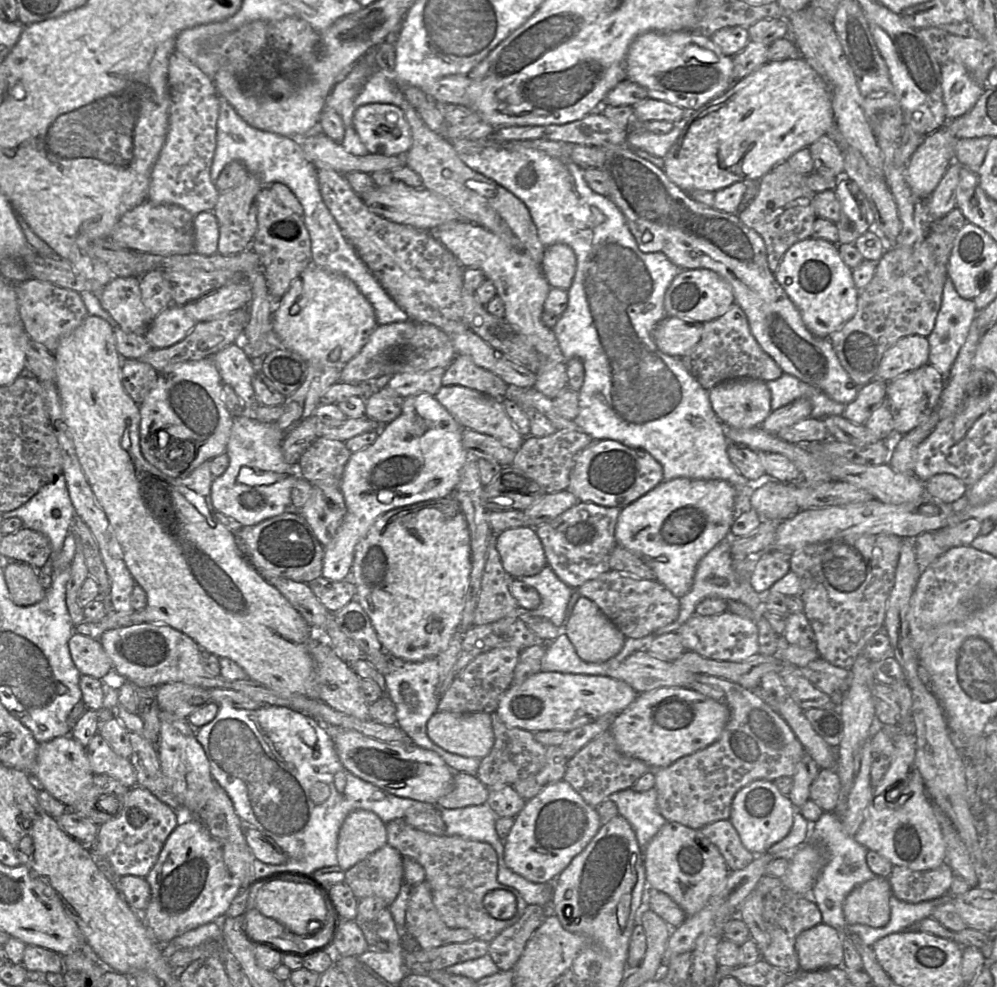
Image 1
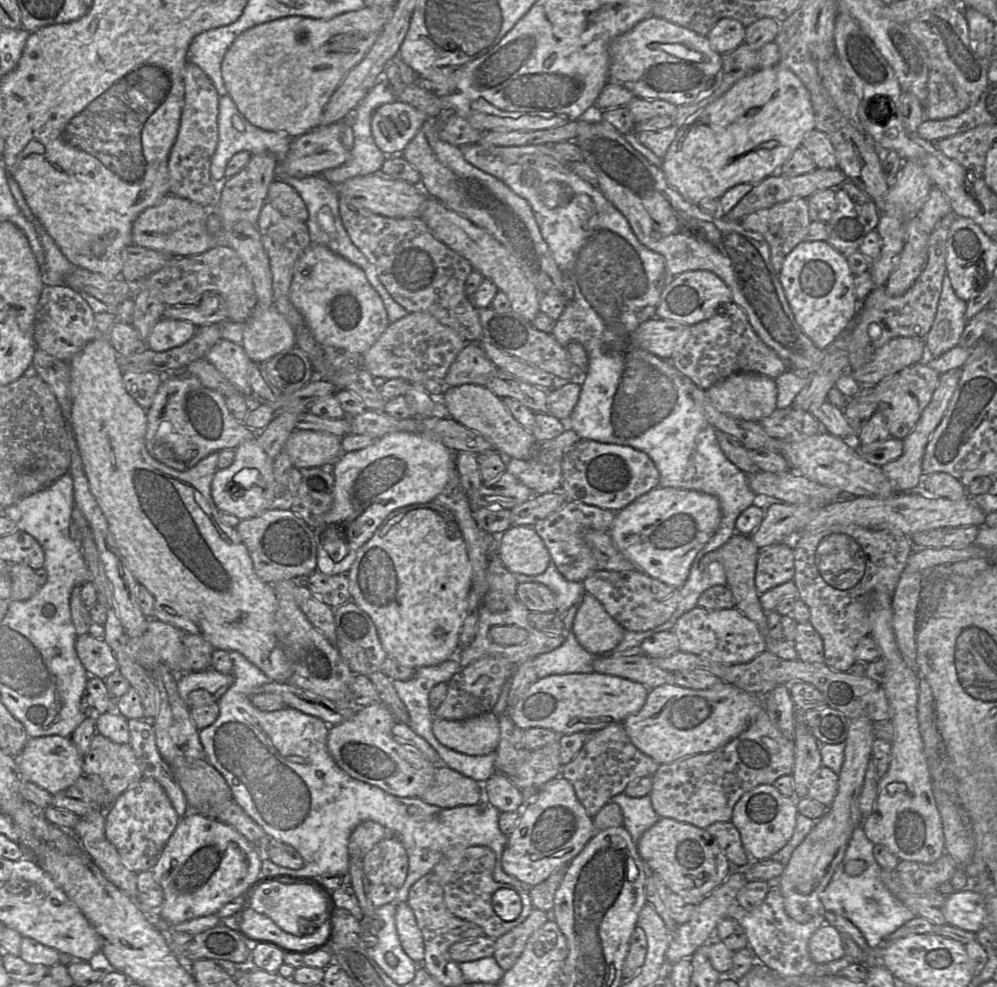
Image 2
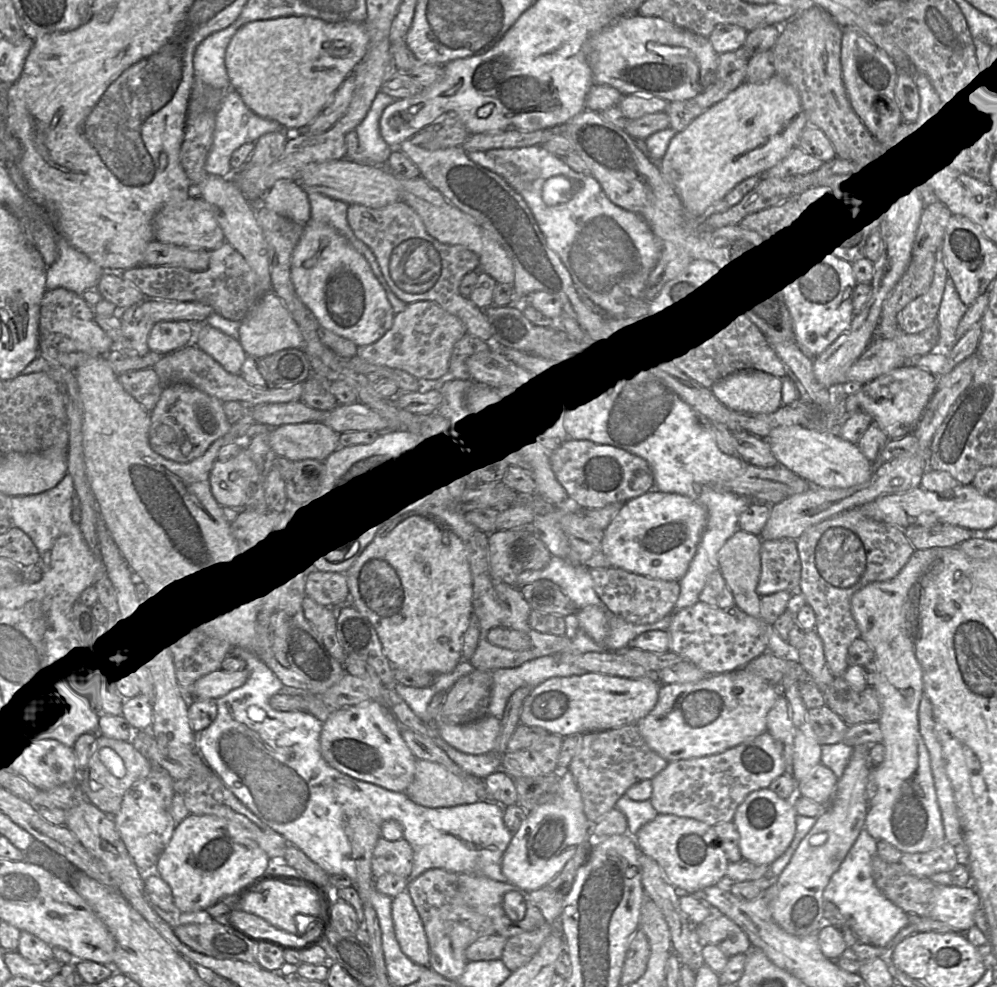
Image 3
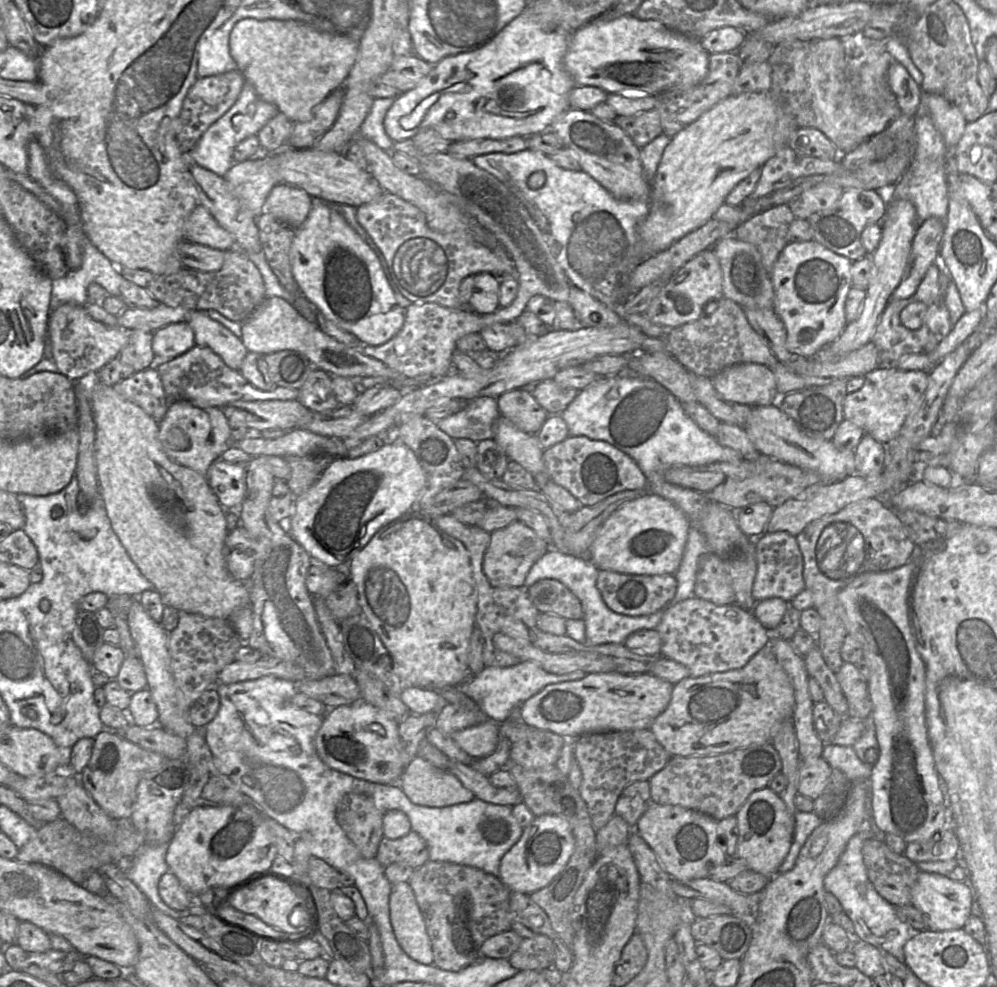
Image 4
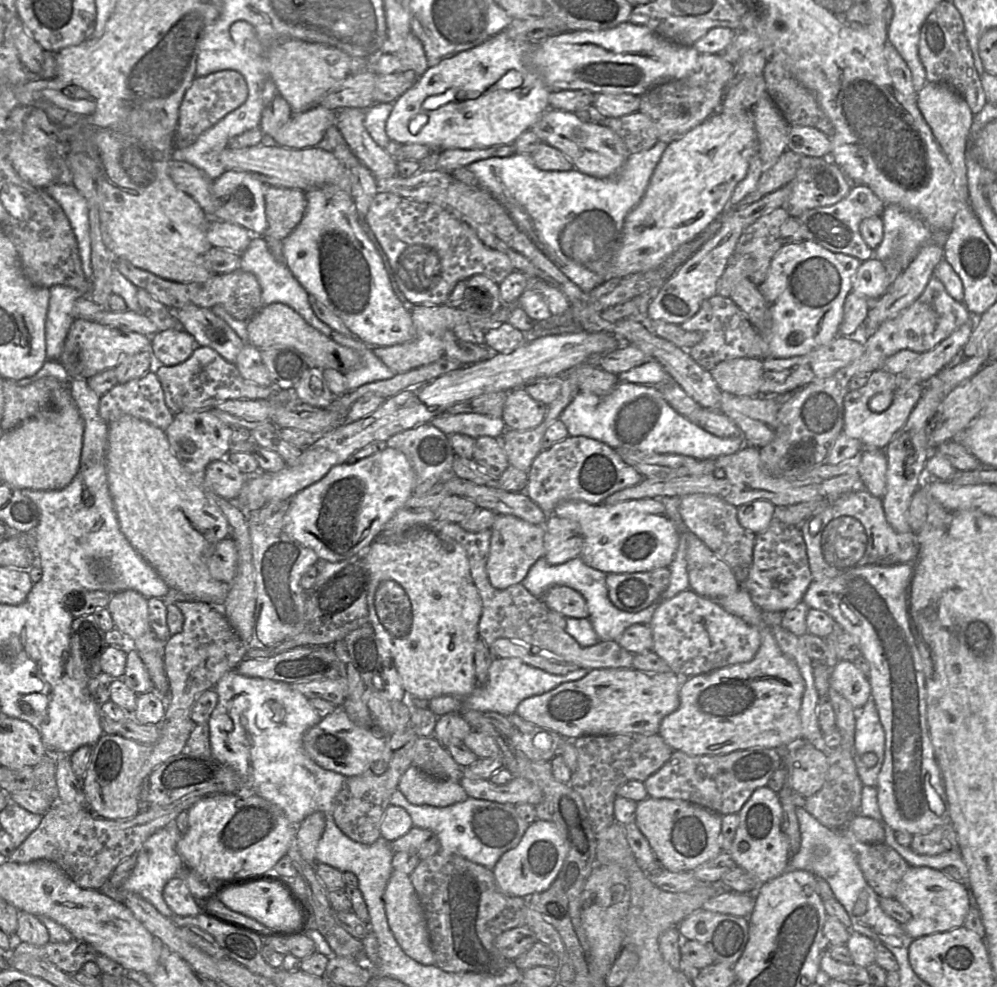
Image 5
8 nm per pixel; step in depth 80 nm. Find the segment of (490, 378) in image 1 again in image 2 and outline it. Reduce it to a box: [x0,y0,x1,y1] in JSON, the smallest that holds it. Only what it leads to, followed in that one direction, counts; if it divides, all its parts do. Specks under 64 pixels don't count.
[444,342,497,387]

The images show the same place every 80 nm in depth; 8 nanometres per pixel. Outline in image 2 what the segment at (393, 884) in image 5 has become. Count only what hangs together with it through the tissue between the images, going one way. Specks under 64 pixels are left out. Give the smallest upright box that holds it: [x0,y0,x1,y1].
[395,902,424,964]

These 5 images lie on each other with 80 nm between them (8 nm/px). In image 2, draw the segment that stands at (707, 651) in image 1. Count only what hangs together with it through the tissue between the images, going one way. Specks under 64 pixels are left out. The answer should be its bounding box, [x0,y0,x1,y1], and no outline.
[672,605,767,663]

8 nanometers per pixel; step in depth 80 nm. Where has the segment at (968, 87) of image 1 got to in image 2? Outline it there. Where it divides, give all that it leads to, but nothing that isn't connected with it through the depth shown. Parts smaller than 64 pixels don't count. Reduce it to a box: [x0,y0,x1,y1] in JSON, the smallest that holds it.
[923,70,968,120]

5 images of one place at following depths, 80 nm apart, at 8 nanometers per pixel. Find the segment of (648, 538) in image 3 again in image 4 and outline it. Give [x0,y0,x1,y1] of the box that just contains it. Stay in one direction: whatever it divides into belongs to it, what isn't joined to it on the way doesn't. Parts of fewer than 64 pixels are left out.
[588,492,691,574]

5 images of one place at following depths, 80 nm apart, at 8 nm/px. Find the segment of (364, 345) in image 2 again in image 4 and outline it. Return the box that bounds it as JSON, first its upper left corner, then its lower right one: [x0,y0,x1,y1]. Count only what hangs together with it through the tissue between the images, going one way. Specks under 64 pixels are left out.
[290,198,406,346]

